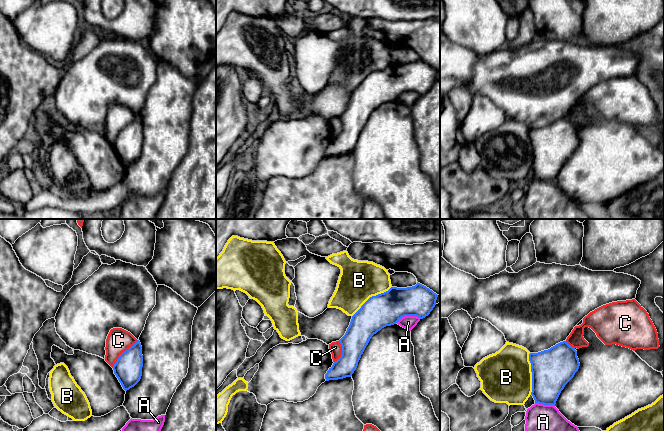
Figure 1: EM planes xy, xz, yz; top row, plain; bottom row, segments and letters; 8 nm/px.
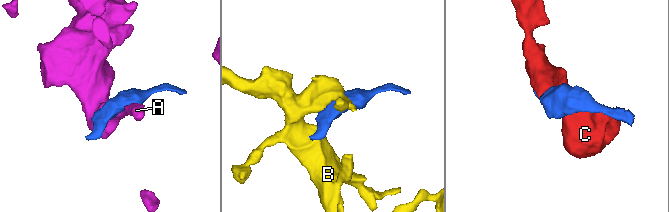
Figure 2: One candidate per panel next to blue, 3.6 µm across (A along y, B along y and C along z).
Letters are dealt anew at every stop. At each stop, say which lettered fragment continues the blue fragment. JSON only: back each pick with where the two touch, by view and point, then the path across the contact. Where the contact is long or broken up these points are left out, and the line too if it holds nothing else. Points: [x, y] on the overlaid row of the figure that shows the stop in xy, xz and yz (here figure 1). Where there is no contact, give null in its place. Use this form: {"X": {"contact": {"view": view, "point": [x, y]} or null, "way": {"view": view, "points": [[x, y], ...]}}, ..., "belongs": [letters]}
{"belongs": []}

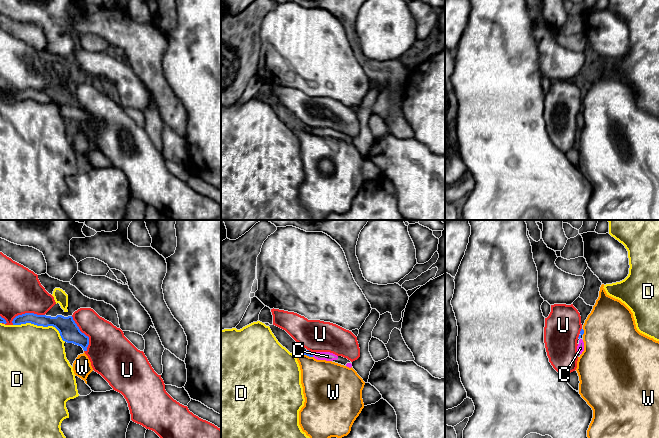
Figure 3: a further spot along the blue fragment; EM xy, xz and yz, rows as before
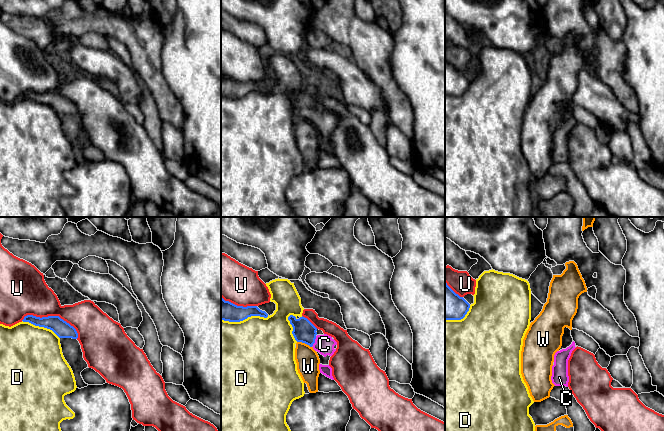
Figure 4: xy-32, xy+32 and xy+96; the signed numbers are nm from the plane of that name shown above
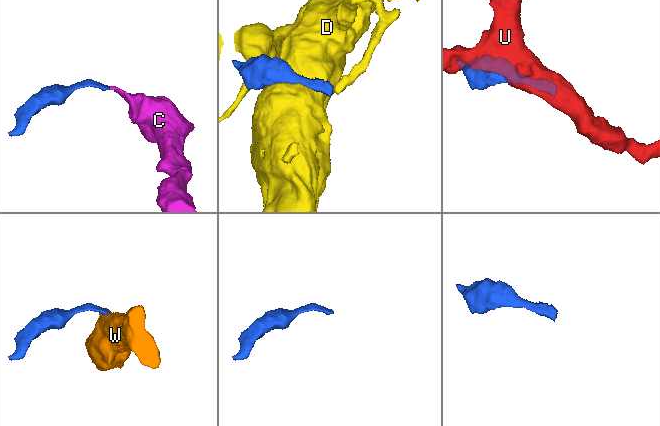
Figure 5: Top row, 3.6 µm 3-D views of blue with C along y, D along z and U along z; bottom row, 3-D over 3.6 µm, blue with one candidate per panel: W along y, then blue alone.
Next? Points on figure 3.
{"C": {"contact": {"view": "xz", "point": [313, 354]}, "way": {"view": "xz", "points": [[308, 353], [313, 354], [327, 356]]}}, "belongs": ["C"]}

